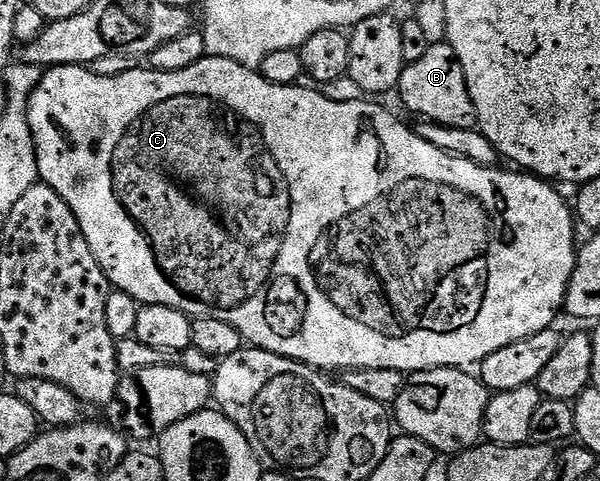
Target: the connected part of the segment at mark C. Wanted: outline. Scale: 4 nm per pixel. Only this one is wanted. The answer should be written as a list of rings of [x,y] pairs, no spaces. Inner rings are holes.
[[[205,57],[205,58],[203,58],[203,59],[199,59],[199,61],[198,61],[198,62],[197,62],[197,63],[195,63],[195,64],[194,64],[194,65],[190,65],[190,69],[178,69],[178,70],[177,70],[177,71],[154,71],[154,70],[151,70],[151,69],[145,69],[145,71],[143,71],[143,69],[142,69],[142,68],[140,68],[140,65],[136,65],[136,66],[133,66],[133,68],[132,68],[132,70],[131,70],[131,71],[126,71],[126,72],[123,72],[123,73],[121,73],[121,75],[116,75],[116,76],[100,76],[100,75],[97,75],[97,74],[96,74],[96,72],[94,72],[94,71],[93,71],[93,70],[92,70],[92,69],[89,69],[89,68],[88,68],[88,67],[87,67],[87,66],[84,66],[84,65],[77,65],[77,66],[75,66],[75,67],[52,67],[52,68],[49,68],[49,69],[48,69],[48,70],[45,70],[45,71],[44,71],[44,72],[43,72],[43,76],[42,76],[42,79],[41,79],[41,81],[40,81],[40,84],[38,84],[38,85],[37,85],[37,87],[36,87],[36,88],[35,88],[35,89],[34,89],[34,90],[33,90],[33,93],[32,93],[32,96],[31,96],[31,97],[30,97],[30,99],[29,99],[29,111],[28,111],[28,123],[29,123],[29,127],[30,127],[30,129],[31,129],[31,130],[32,130],[32,135],[33,135],[33,140],[34,140],[34,141],[35,141],[35,143],[36,143],[36,153],[37,153],[37,167],[38,167],[38,170],[39,170],[39,178],[40,178],[40,179],[41,179],[41,180],[43,180],[43,182],[45,182],[45,183],[48,183],[48,184],[49,184],[49,185],[50,185],[50,186],[51,186],[51,187],[53,187],[53,188],[54,188],[54,190],[55,190],[55,191],[57,191],[57,192],[58,192],[58,193],[59,193],[59,195],[60,195],[60,196],[61,196],[61,197],[63,197],[63,199],[65,199],[65,200],[66,200],[66,202],[68,202],[68,204],[69,204],[69,205],[70,205],[70,209],[71,209],[71,210],[72,210],[72,212],[73,212],[73,213],[74,213],[74,217],[78,217],[78,225],[79,225],[79,226],[80,226],[80,228],[81,228],[81,229],[82,229],[82,233],[83,233],[83,234],[84,234],[84,236],[85,236],[85,237],[86,237],[86,241],[87,241],[87,242],[88,242],[88,244],[89,244],[89,245],[90,245],[90,249],[91,249],[91,250],[92,250],[92,252],[93,252],[93,253],[94,253],[94,257],[95,257],[95,258],[96,258],[96,260],[97,260],[97,261],[98,261],[98,265],[102,265],[102,269],[103,269],[103,270],[104,270],[104,272],[105,272],[105,273],[106,273],[106,277],[107,277],[107,278],[108,278],[108,281],[109,281],[109,284],[111,284],[111,286],[112,286],[112,287],[113,287],[113,288],[115,288],[115,290],[118,290],[118,291],[125,291],[125,292],[126,292],[126,293],[130,293],[130,297],[134,297],[134,298],[135,298],[135,299],[136,299],[136,301],[137,301],[137,303],[139,303],[139,304],[141,304],[141,305],[143,305],[143,304],[146,304],[146,303],[157,303],[157,304],[158,304],[158,305],[170,305],[170,306],[171,306],[171,307],[173,307],[173,308],[174,308],[174,309],[178,309],[178,310],[179,310],[179,311],[183,311],[183,312],[184,312],[184,314],[185,314],[185,315],[187,315],[187,316],[189,316],[189,317],[195,317],[195,316],[197,316],[197,315],[201,315],[201,316],[202,316],[202,317],[218,317],[218,319],[219,319],[219,320],[220,320],[220,321],[226,321],[226,323],[227,323],[227,324],[228,324],[228,325],[234,325],[234,329],[238,329],[238,333],[239,333],[239,334],[240,334],[240,335],[241,335],[241,337],[243,337],[243,338],[244,338],[244,341],[245,341],[245,344],[248,344],[248,345],[251,345],[251,346],[253,346],[253,347],[257,347],[257,348],[260,348],[260,349],[262,349],[262,350],[268,350],[268,351],[269,351],[269,352],[270,352],[270,353],[274,353],[274,354],[278,354],[278,355],[285,355],[285,356],[286,356],[286,358],[288,358],[288,359],[296,359],[296,360],[298,360],[298,361],[299,361],[299,362],[300,362],[300,363],[307,363],[307,364],[308,364],[308,366],[309,366],[309,367],[314,367],[314,368],[317,368],[317,369],[328,369],[328,368],[324,368],[324,367],[340,367],[340,368],[339,368],[339,369],[398,369],[398,370],[399,370],[399,371],[403,371],[403,372],[405,372],[405,373],[415,373],[415,372],[418,372],[418,371],[429,371],[429,370],[430,370],[430,369],[434,369],[434,368],[435,368],[435,367],[459,367],[459,368],[461,368],[461,369],[468,369],[468,368],[471,368],[471,366],[470,366],[470,365],[471,365],[471,363],[472,363],[472,366],[473,366],[473,365],[479,365],[479,363],[480,363],[480,362],[481,362],[481,361],[483,361],[483,360],[484,360],[484,359],[485,359],[485,358],[486,358],[486,357],[488,357],[488,356],[489,356],[489,355],[490,355],[490,353],[496,353],[496,352],[497,352],[497,351],[498,351],[498,349],[502,349],[502,348],[503,348],[503,347],[505,347],[505,346],[506,346],[506,345],[510,345],[510,344],[511,344],[511,343],[513,343],[513,342],[514,342],[514,341],[522,341],[522,340],[523,340],[523,339],[525,339],[525,338],[526,338],[526,337],[530,337],[530,336],[531,336],[531,335],[533,335],[533,334],[534,334],[534,333],[542,333],[542,332],[543,332],[543,331],[546,331],[546,330],[549,330],[549,328],[551,328],[551,327],[552,327],[552,326],[553,326],[553,324],[555,324],[555,323],[552,323],[552,322],[554,322],[554,321],[555,321],[555,319],[556,319],[556,310],[557,310],[557,311],[558,311],[558,312],[559,312],[559,311],[560,311],[560,310],[561,310],[561,308],[563,308],[563,306],[564,306],[564,298],[565,298],[565,297],[566,297],[566,293],[567,293],[567,292],[568,292],[568,282],[569,282],[569,281],[570,281],[570,277],[571,277],[571,276],[572,276],[572,274],[573,274],[573,273],[574,273],[574,265],[575,265],[575,264],[576,264],[576,252],[577,252],[577,250],[578,250],[578,242],[577,242],[577,243],[576,243],[576,227],[577,227],[577,224],[576,224],[576,223],[575,223],[575,222],[574,222],[574,211],[573,211],[573,208],[572,208],[572,207],[571,207],[571,206],[570,206],[570,203],[569,203],[569,200],[568,200],[568,203],[567,203],[567,201],[566,201],[566,200],[564,200],[564,199],[563,199],[563,197],[562,197],[562,196],[560,196],[560,195],[559,195],[559,193],[558,193],[558,192],[556,192],[556,191],[555,191],[555,189],[556,189],[556,190],[557,190],[557,188],[556,188],[556,187],[555,187],[555,186],[553,186],[553,184],[552,184],[552,183],[551,183],[551,182],[549,182],[549,180],[546,180],[546,179],[541,179],[541,178],[540,178],[540,176],[538,176],[538,175],[534,175],[534,174],[531,174],[531,173],[525,173],[525,172],[524,172],[524,171],[523,171],[523,170],[520,170],[520,169],[508,169],[508,170],[512,170],[512,171],[499,171],[499,169],[498,169],[498,168],[499,168],[499,166],[496,166],[496,165],[493,165],[493,166],[484,166],[484,165],[482,165],[482,164],[478,164],[478,163],[475,163],[475,162],[474,162],[474,160],[470,160],[470,159],[466,159],[466,158],[464,158],[464,157],[462,157],[462,156],[460,156],[460,155],[458,155],[458,154],[452,154],[452,153],[451,153],[451,152],[449,152],[449,151],[446,151],[446,150],[444,150],[444,149],[442,149],[442,148],[440,148],[440,147],[435,147],[435,146],[434,146],[434,144],[432,144],[432,143],[429,143],[429,142],[428,142],[428,140],[427,140],[427,138],[425,138],[425,136],[424,136],[424,135],[423,135],[423,134],[421,134],[421,132],[420,132],[420,135],[419,135],[419,133],[418,133],[418,132],[416,132],[416,131],[411,131],[411,129],[410,129],[410,128],[408,128],[408,127],[407,127],[407,125],[406,125],[406,124],[404,124],[404,123],[403,123],[403,121],[402,121],[402,120],[400,120],[400,119],[399,119],[399,117],[398,117],[398,116],[396,116],[396,115],[391,115],[391,113],[390,113],[390,112],[388,112],[388,111],[387,111],[387,109],[386,109],[386,108],[384,108],[384,107],[379,107],[379,105],[378,105],[378,104],[376,104],[376,103],[379,103],[379,102],[376,102],[376,101],[369,101],[369,100],[368,100],[368,99],[367,99],[367,98],[364,98],[364,97],[356,97],[356,98],[360,98],[360,99],[331,99],[331,97],[330,97],[330,96],[328,96],[328,95],[323,95],[323,93],[322,93],[322,92],[320,92],[320,91],[323,91],[323,90],[320,90],[320,89],[313,89],[313,88],[312,88],[312,87],[311,87],[311,86],[308,86],[308,87],[309,87],[309,88],[308,88],[308,87],[304,87],[304,86],[305,86],[305,85],[293,85],[293,86],[290,86],[290,87],[287,87],[287,86],[286,86],[286,85],[274,85],[274,84],[273,84],[273,83],[271,83],[271,82],[270,82],[270,81],[266,81],[266,80],[265,80],[265,79],[263,79],[263,77],[262,77],[262,76],[260,76],[260,72],[259,72],[259,70],[252,70],[252,69],[250,69],[250,68],[246,68],[246,67],[244,67],[244,66],[243,66],[243,65],[242,65],[242,64],[238,64],[238,63],[236,63],[236,62],[235,62],[235,61],[234,61],[234,60],[228,60],[228,59],[221,59],[221,58],[211,58],[211,57]],[[284,187],[285,187],[285,189],[286,189],[286,190],[288,190],[288,224],[286,224],[286,225],[285,225],[285,227],[284,227],[284,236],[282,236],[282,237],[281,237],[281,239],[280,239],[280,243],[279,243],[279,241],[278,241],[278,240],[276,240],[276,239],[272,239],[272,238],[274,238],[274,237],[275,237],[275,235],[276,235],[276,231],[275,231],[275,229],[274,229],[274,228],[272,228],[272,227],[280,227],[280,226],[282,226],[282,225],[283,225],[283,223],[284,223]],[[268,251],[272,251],[272,255],[273,255],[273,259],[272,259],[272,264],[270,264],[270,265],[269,265],[269,267],[268,267]]]

